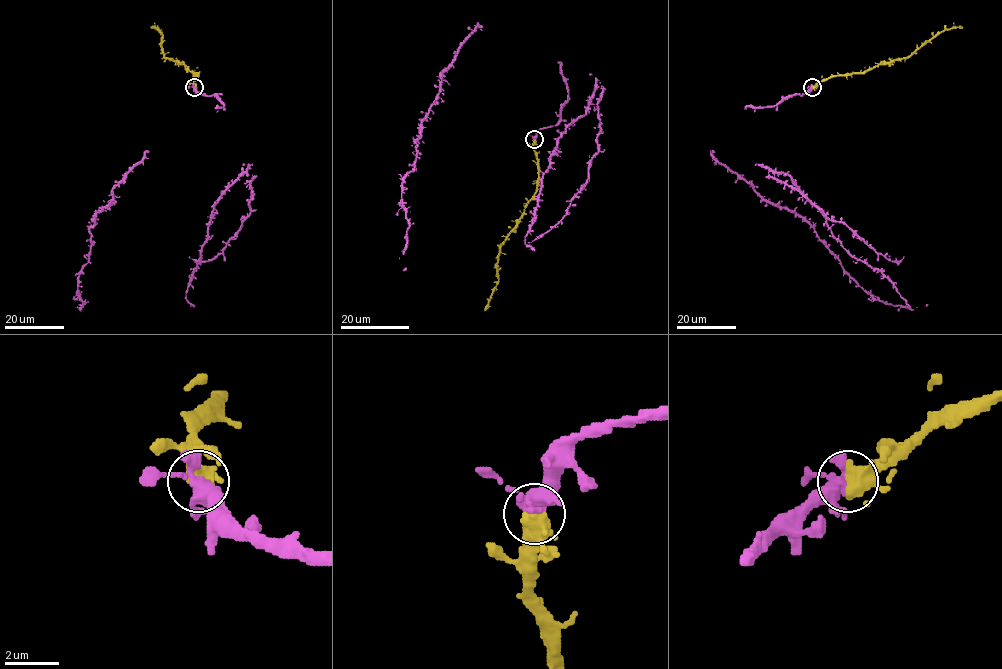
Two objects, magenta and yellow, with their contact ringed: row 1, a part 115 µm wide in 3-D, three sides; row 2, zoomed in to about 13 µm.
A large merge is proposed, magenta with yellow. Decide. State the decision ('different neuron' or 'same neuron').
same neuron

